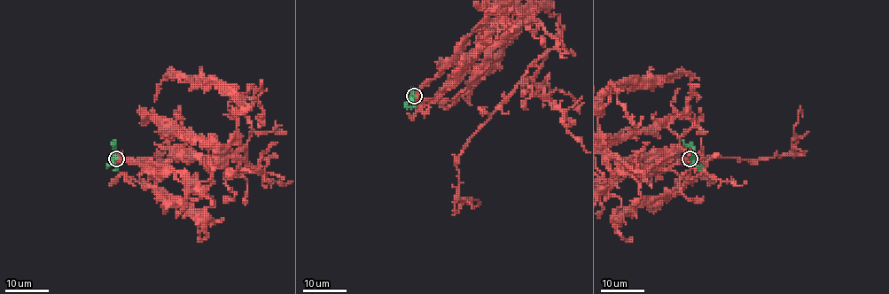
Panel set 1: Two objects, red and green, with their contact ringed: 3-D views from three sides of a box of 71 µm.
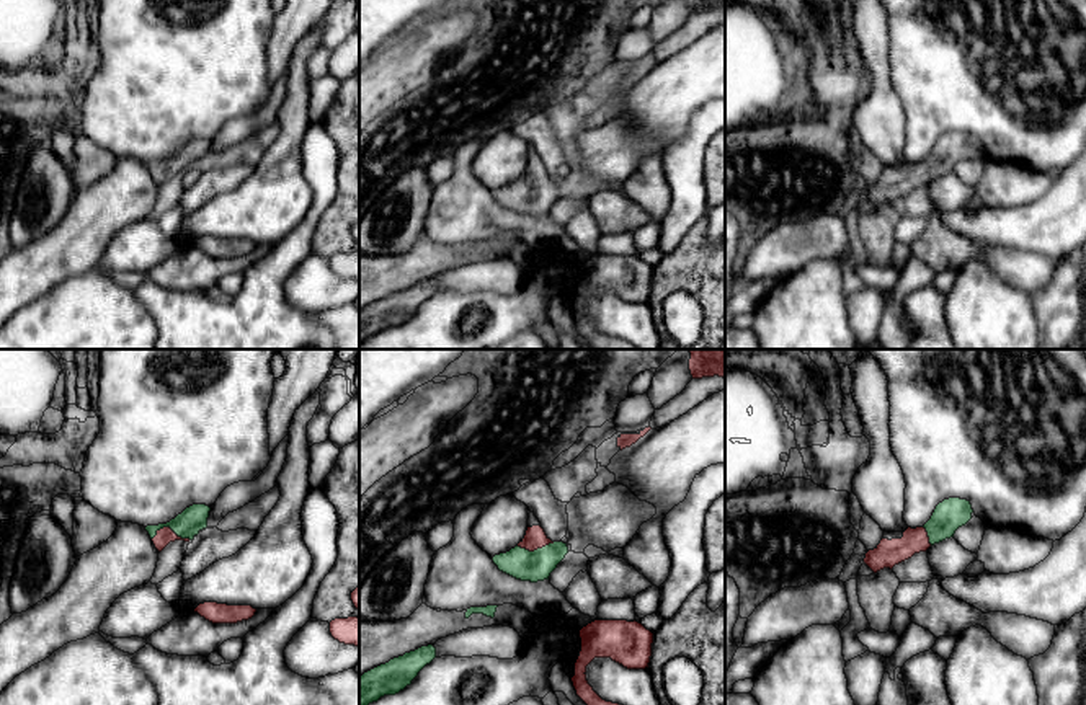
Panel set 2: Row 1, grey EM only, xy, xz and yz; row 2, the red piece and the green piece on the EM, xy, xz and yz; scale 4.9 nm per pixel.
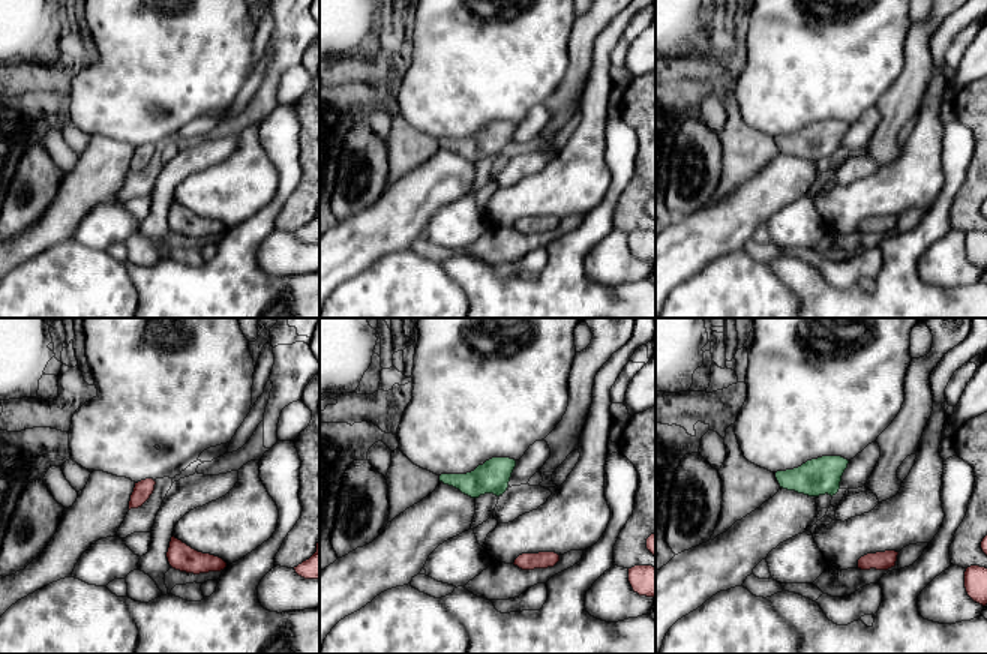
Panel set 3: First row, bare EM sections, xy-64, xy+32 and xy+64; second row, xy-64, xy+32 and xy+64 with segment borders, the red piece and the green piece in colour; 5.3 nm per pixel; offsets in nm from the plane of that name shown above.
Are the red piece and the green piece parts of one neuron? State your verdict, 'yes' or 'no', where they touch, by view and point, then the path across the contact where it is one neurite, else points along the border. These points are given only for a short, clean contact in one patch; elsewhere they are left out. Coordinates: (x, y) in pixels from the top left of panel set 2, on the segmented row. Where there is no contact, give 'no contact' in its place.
yes | xy (170, 529) | across xy (164, 536), (170, 529), (180, 529), (193, 519)

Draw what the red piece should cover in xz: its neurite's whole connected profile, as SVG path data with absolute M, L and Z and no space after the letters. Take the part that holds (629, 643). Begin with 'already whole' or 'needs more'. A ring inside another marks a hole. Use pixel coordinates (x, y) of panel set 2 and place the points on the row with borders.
already whole; M594 620L580 630L581 651L572 677L576 695L586 705L619 705L603 700L586 681L586 666L594 658L611 658L627 669L648 667L653 633L639 622Z

